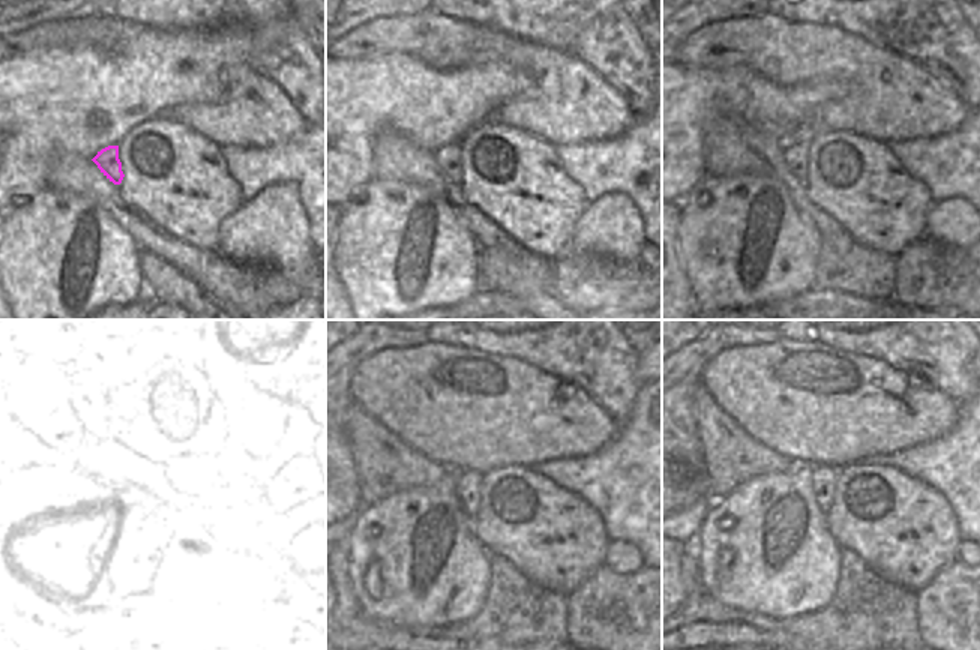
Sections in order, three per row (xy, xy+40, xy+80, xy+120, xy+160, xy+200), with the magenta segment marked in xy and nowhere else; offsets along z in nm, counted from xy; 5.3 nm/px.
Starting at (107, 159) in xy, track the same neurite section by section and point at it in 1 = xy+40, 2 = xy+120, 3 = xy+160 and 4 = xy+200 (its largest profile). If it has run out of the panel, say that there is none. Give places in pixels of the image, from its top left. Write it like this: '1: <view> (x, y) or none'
1: xy+40 (447, 158)
2: xy+120 (126, 491)
3: xy+160 (467, 487)
4: xy+200 (823, 478)

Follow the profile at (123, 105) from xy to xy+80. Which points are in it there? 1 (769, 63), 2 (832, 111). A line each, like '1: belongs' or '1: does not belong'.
1: does not belong
2: does not belong

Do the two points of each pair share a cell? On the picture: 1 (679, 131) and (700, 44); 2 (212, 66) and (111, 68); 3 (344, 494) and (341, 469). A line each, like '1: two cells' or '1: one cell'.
1: two cells
2: one cell
3: one cell

